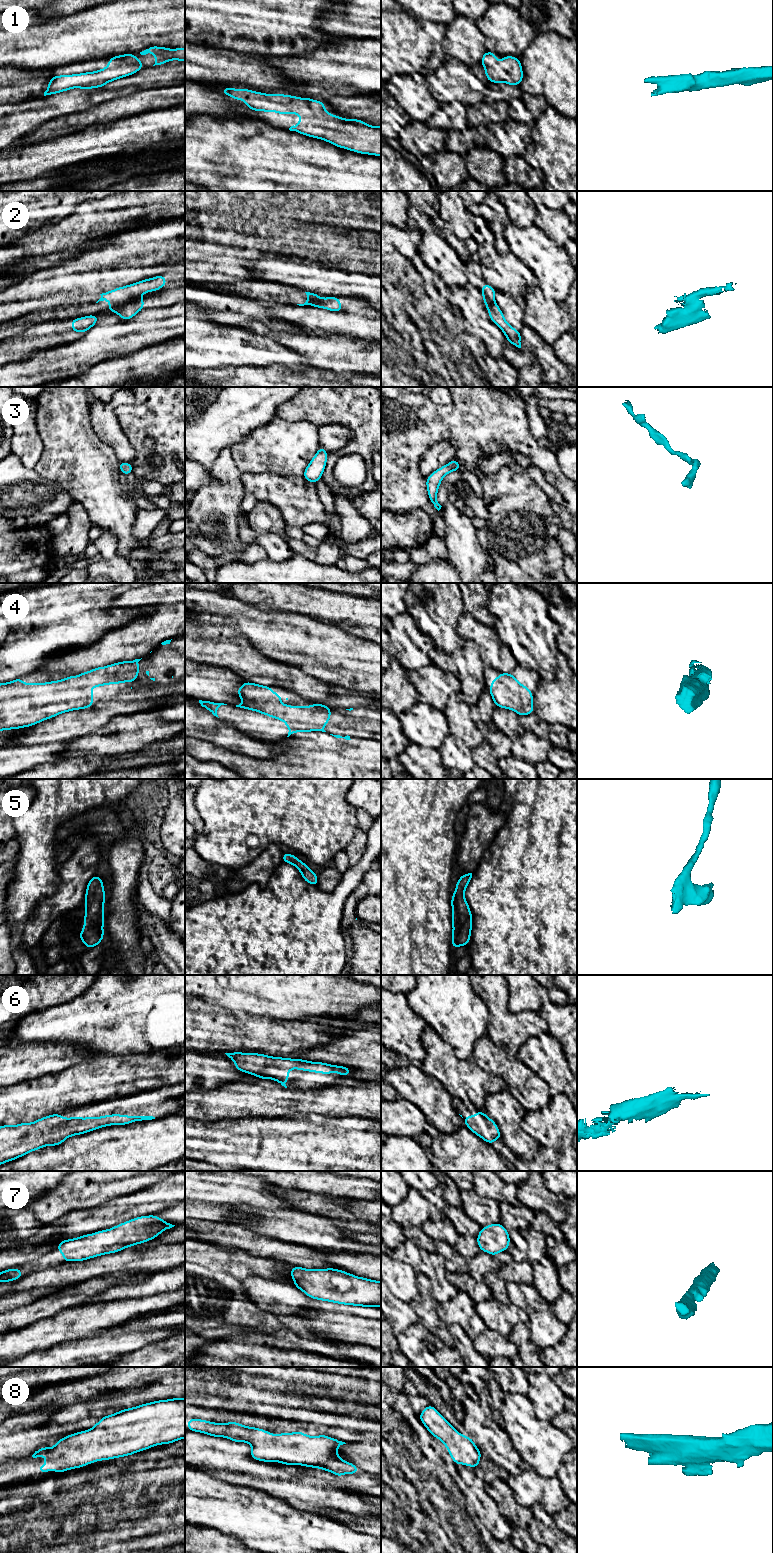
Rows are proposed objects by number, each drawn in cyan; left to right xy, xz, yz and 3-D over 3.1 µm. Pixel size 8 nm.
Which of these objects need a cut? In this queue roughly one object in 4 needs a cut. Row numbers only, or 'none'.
2

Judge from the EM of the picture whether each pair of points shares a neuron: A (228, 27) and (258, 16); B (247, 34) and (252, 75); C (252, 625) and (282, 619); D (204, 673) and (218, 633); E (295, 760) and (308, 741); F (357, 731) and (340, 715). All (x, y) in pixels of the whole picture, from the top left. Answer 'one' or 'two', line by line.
A: one
B: two
C: one
D: two
E: one
F: one

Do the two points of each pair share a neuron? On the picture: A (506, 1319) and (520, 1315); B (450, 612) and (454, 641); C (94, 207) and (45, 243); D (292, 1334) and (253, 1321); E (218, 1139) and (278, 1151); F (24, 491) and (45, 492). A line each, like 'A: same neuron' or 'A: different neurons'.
A: same neuron
B: same neuron
C: same neuron
D: same neuron
E: same neuron
F: same neuron

